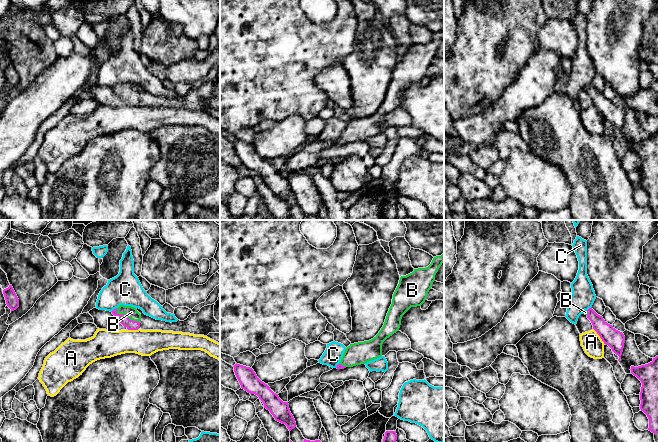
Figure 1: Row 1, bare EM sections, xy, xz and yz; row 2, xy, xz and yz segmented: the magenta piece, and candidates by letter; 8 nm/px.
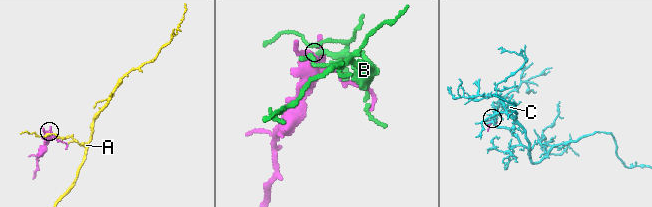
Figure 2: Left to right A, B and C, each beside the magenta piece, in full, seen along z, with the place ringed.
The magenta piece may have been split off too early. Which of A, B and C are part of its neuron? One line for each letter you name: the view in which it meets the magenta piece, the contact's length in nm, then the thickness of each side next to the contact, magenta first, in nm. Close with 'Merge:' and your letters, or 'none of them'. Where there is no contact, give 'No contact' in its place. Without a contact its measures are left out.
B: Touches magenta in xy. Shared border 220 nm. Thickness 80 nm (magenta) against 100 nm
Merge: B

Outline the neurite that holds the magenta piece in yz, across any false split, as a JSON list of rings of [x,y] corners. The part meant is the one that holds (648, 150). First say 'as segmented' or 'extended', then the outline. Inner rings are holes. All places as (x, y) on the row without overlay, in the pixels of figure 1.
as segmented | [[[658,132],[648,140],[631,142],[630,146],[642,159],[640,185],[649,195],[648,206],[658,209]]]

